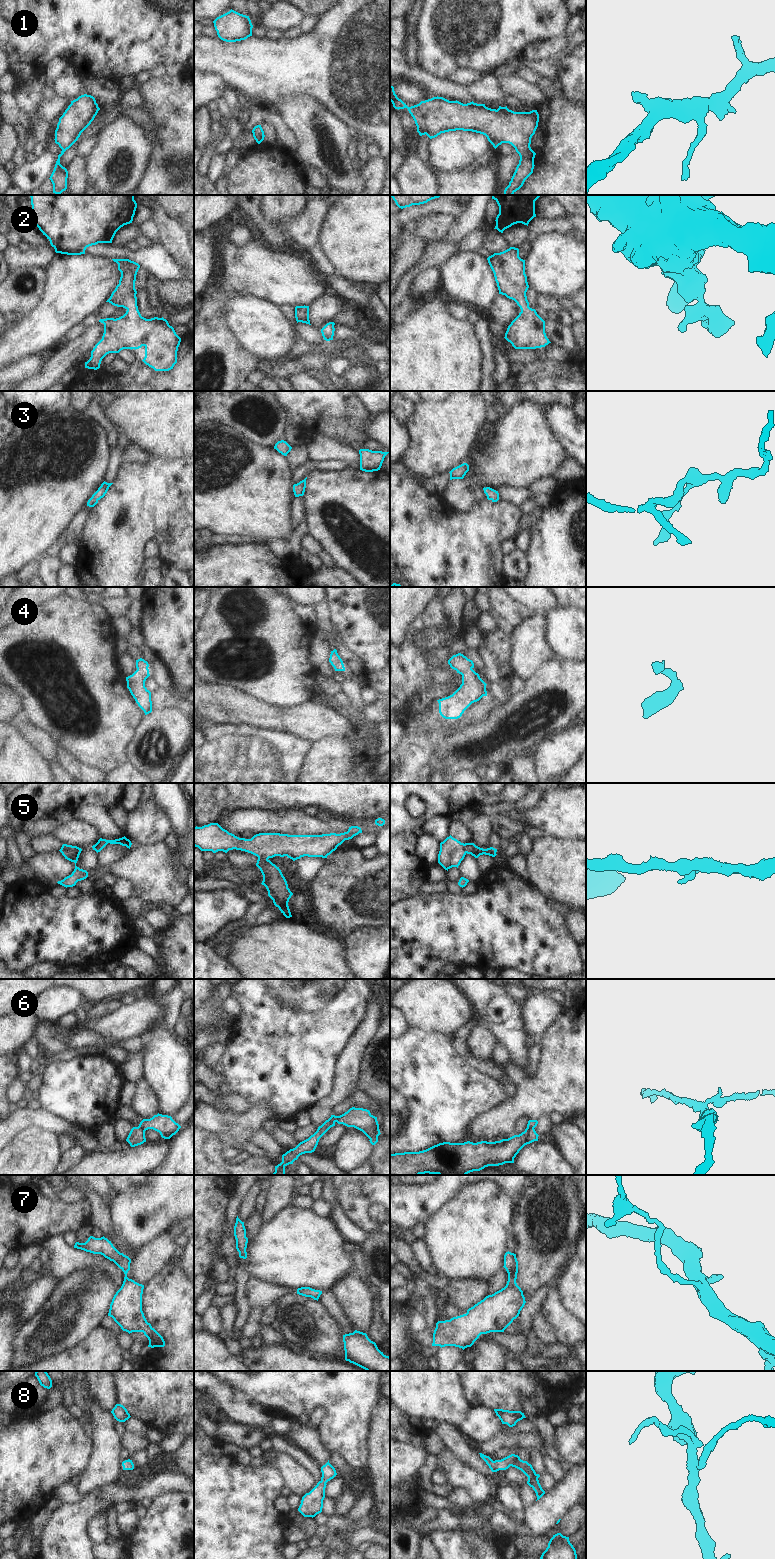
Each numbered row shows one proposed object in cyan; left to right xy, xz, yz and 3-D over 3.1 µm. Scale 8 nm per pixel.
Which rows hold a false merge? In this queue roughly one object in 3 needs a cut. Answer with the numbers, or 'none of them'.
5, 6

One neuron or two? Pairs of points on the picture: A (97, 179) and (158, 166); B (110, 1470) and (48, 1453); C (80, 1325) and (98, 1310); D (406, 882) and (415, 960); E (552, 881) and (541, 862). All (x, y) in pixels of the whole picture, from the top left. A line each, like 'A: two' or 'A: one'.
A: two
B: two
C: one
D: two
E: one

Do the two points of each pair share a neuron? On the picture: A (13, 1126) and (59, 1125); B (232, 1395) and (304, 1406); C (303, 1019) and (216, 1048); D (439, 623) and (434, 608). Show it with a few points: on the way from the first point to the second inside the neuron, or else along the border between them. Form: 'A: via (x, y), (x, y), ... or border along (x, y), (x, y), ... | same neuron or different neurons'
A: via (24, 1120), (48, 1121) | same neuron
B: border along (235, 1387), (246, 1391), (264, 1405), (276, 1410) | different neurons
C: border along (226, 1045), (225, 1051), (218, 1061) | different neurons
D: via (437, 619), (434, 612) | same neuron

